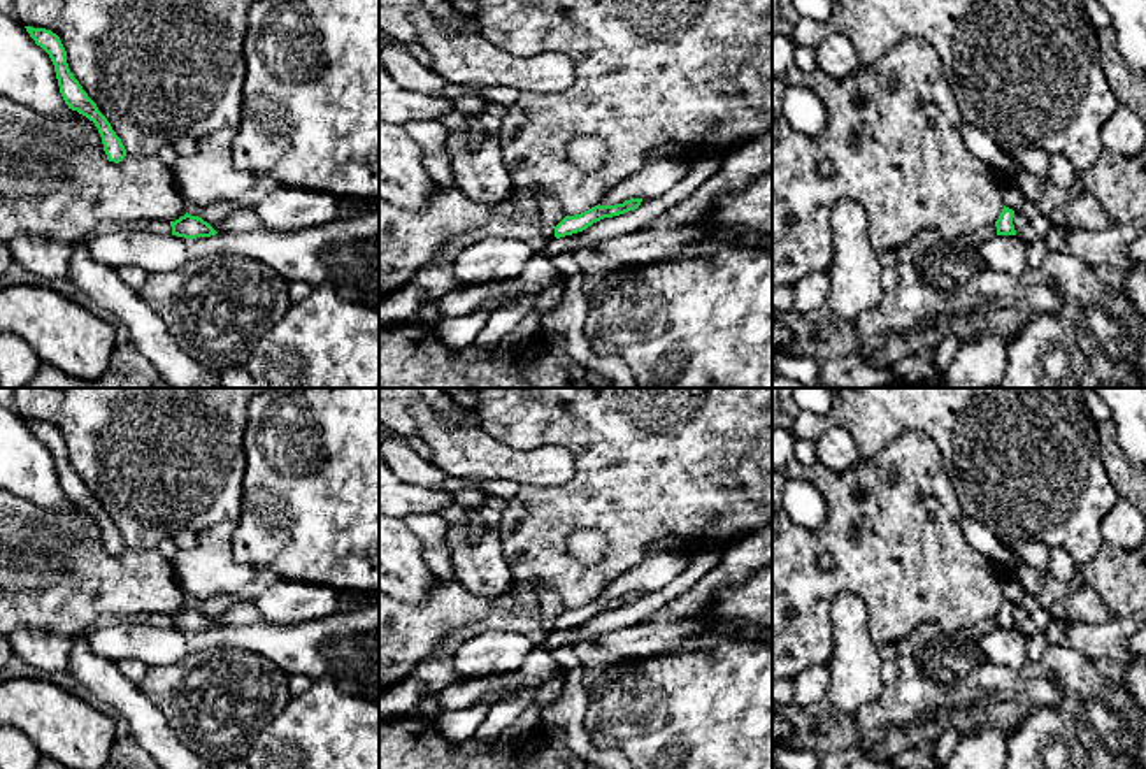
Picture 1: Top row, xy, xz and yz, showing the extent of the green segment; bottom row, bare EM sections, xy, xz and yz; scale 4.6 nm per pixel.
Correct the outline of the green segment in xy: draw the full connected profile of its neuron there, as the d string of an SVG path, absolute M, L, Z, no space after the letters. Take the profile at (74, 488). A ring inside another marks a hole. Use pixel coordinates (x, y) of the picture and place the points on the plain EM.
M25 420L30 430L40 439L51 451L60 479L60 486L68 502L77 504L95 516L102 530L104 544L109 555L119 557L126 550L126 543L121 532L112 523L107 511L98 504L97 497L88 490L79 474L68 462L67 444L56 427L46 421Z

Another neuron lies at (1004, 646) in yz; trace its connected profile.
M993 629L979 641L981 653L997 665L1020 671L1027 662L1027 643L1016 629Z

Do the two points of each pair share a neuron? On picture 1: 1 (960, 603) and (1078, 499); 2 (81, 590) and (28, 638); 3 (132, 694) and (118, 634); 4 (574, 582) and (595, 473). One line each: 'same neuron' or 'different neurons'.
1: different neurons
2: different neurons
3: different neurons
4: same neuron

